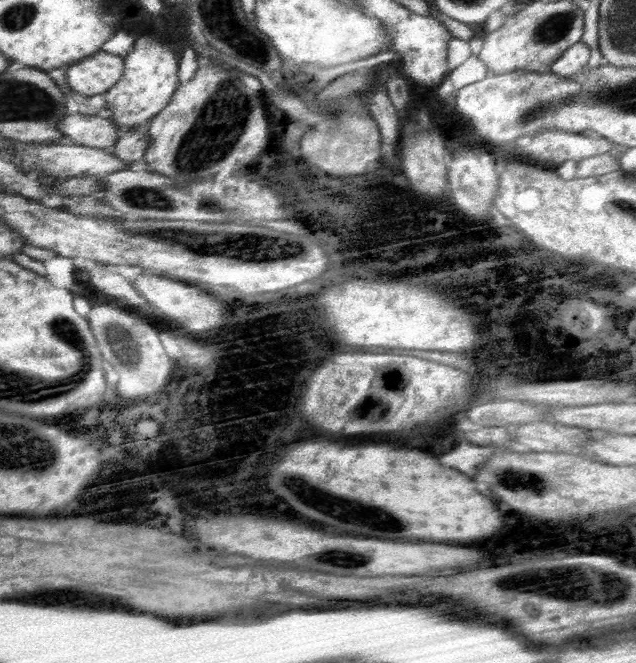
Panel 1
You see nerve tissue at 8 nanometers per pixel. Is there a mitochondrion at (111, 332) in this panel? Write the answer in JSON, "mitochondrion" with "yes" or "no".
{"mitochondrion":"yes"}

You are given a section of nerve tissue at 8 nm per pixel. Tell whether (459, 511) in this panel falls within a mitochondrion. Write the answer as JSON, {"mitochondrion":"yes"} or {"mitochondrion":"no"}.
{"mitochondrion":"no"}

